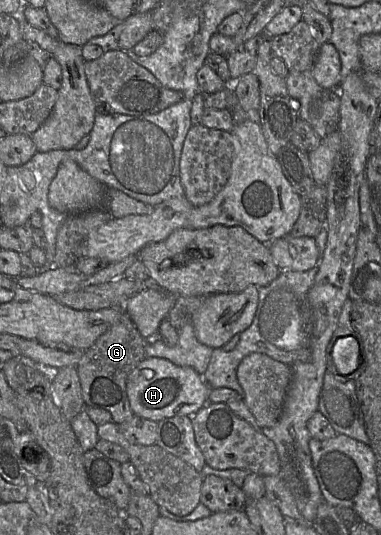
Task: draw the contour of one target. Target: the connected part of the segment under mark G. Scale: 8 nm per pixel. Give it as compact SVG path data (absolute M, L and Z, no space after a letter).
M123 312L119 320L84 352L76 368L86 407L108 411L117 425L135 416L130 407L126 384L130 372L147 357L147 343L148 340L139 333L130 316Z

